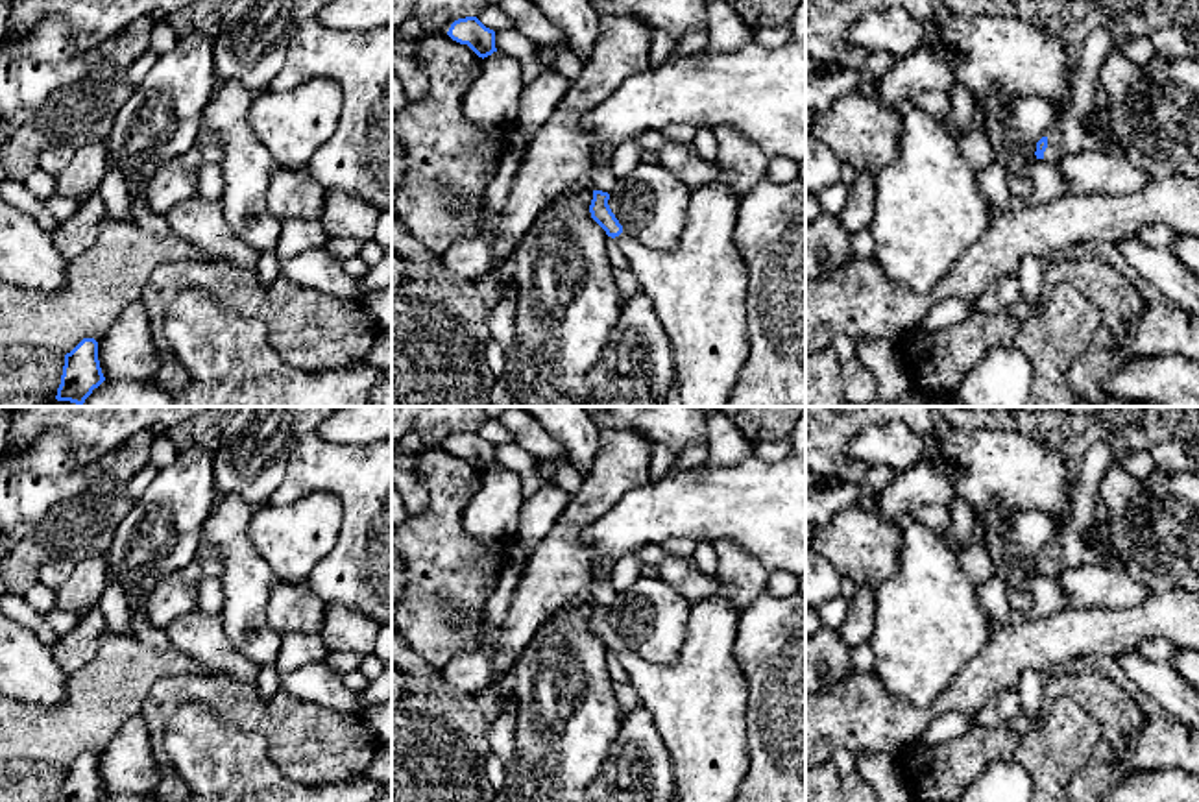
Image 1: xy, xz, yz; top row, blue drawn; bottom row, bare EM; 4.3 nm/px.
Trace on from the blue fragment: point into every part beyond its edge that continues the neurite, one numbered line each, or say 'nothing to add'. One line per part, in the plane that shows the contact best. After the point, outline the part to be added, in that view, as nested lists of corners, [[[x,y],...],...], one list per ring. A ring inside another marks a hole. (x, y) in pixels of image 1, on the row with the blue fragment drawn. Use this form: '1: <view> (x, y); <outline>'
1: yz (1053, 154); [[[1055,128],[1049,135],[1048,135],[1048,148],[1044,152],[1044,161],[1049,163],[1060,163],[1064,157],[1062,150],[1060,150],[1060,131],[1059,128]]]

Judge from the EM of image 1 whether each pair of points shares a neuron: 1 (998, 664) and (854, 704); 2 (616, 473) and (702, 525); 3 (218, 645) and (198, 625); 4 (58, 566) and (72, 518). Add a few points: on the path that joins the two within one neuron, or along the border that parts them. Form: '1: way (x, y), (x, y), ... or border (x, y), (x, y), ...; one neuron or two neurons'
1: way (963, 695), (926, 716), (889, 716); one neuron
2: border (649, 479), (630, 486), (603, 512); two neurons
3: way (213, 640), (204, 631); one neuron
4: border (72, 558), (48, 558), (39, 568), (37, 581); two neurons

